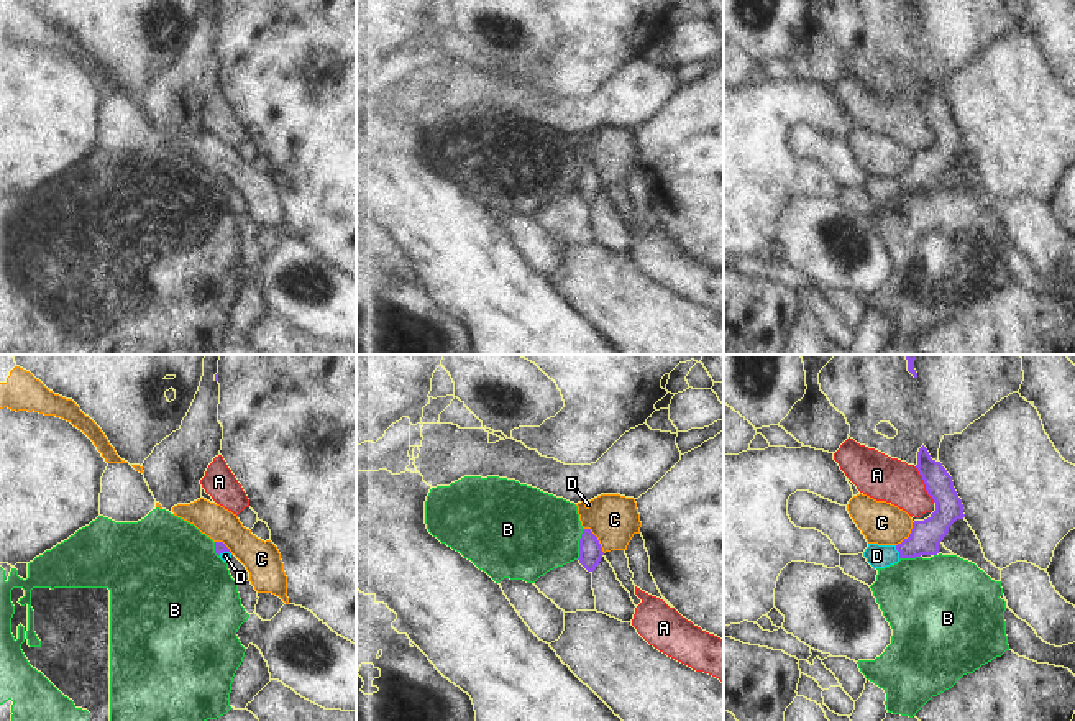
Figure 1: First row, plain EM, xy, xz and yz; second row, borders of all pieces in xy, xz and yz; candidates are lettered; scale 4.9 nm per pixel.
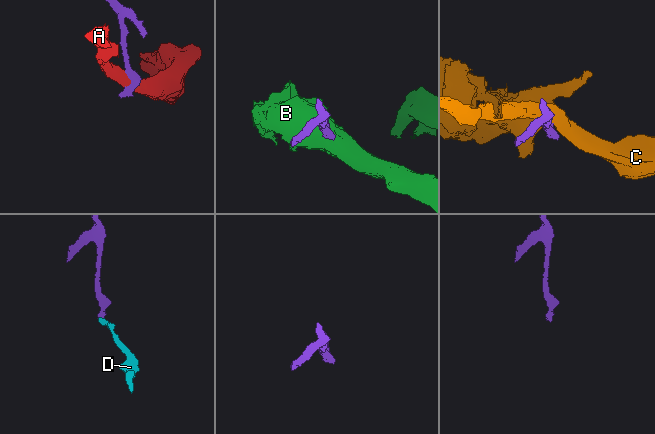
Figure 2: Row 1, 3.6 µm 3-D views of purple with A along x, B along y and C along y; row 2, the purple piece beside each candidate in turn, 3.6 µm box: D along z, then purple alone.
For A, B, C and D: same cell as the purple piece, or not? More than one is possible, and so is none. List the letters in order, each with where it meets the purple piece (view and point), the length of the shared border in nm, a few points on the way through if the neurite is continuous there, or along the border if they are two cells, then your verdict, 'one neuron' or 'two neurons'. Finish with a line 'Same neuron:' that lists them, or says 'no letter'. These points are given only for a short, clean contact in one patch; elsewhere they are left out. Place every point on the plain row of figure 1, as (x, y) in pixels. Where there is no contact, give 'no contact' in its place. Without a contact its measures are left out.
A: yz (924, 115) | 200 nm | along yz (914, 99), (926, 125), (934, 133) | two neurons
B: xz (580, 176) | 160 nm | two neurons
C: xz (596, 171) | 170 nm | along xz (583, 160), (596, 169), (604, 184) | two neurons
D: yz (898, 183) | 70 nm | across yz (924, 169), (918, 176), (898, 183), (877, 188) | one neuron
Same neuron: D

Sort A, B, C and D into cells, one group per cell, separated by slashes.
A / B / C / D

